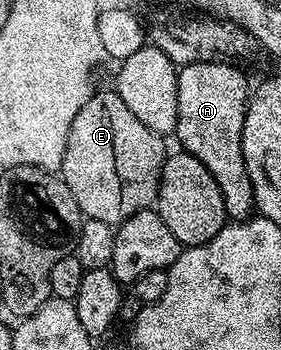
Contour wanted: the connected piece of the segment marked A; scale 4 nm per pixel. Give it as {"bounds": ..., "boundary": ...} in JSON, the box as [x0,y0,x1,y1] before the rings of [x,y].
{"bounds":[174,63,255,223],"boundary":[[[189,63],[182,66],[178,70],[179,78],[177,79],[177,127],[174,136],[179,137],[182,152],[193,155],[201,163],[205,163],[205,167],[209,171],[209,175],[213,175],[213,179],[217,179],[217,187],[221,187],[221,199],[225,199],[225,211],[228,218],[232,222],[238,223],[246,221],[252,216],[255,209],[255,192],[253,191],[253,183],[249,179],[249,171],[245,167],[245,155],[243,154],[243,128],[245,127],[245,115],[247,114],[247,102],[249,100],[249,89],[247,93],[247,77],[242,73],[238,64],[226,65],[225,63]]]}

